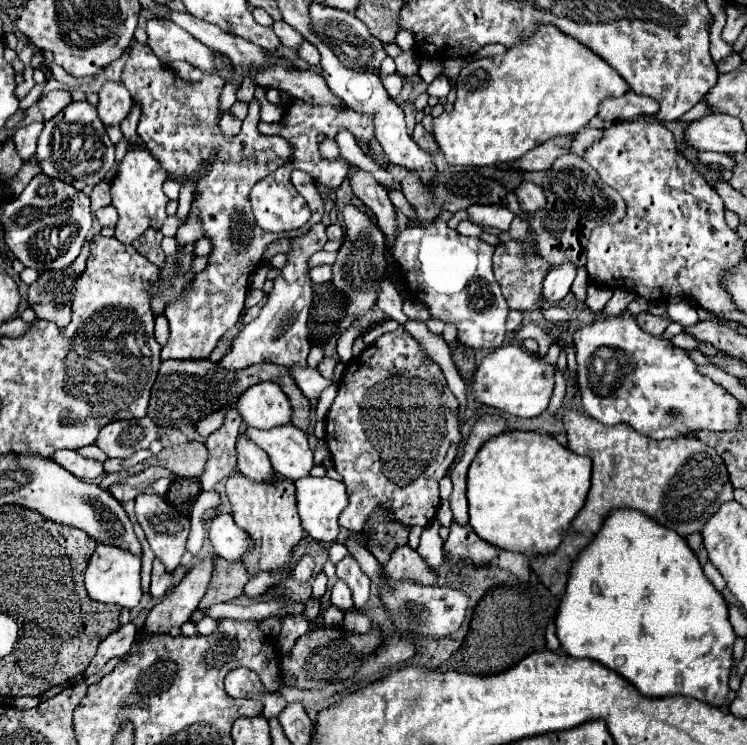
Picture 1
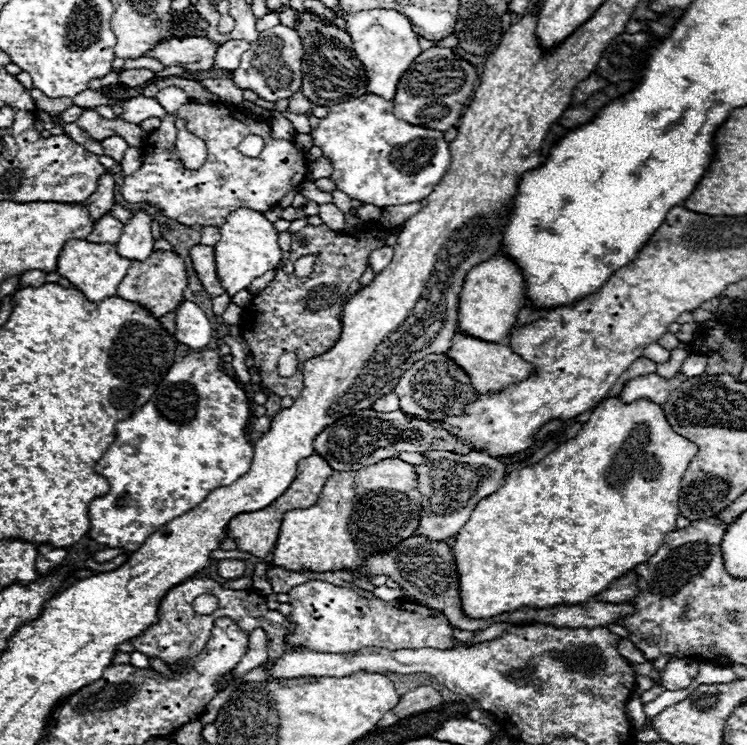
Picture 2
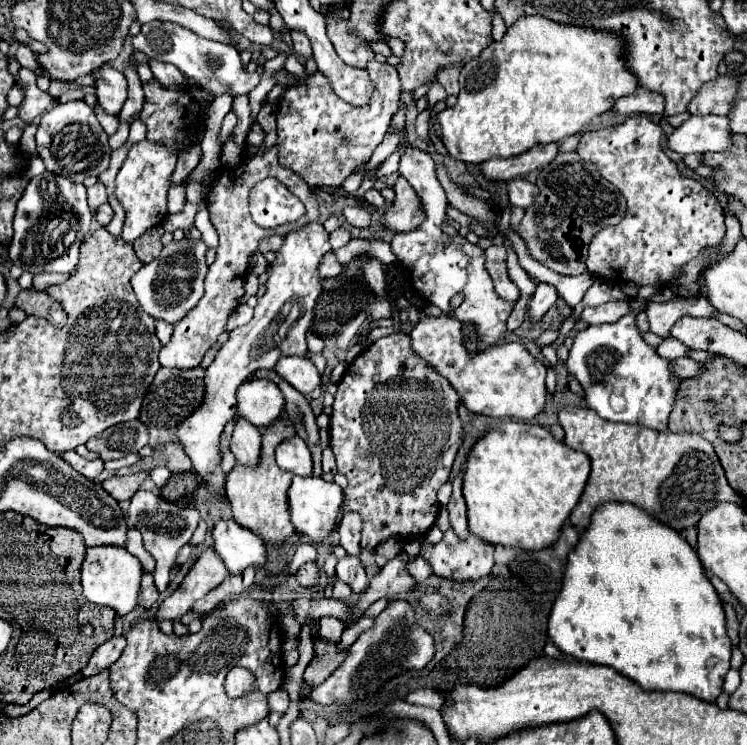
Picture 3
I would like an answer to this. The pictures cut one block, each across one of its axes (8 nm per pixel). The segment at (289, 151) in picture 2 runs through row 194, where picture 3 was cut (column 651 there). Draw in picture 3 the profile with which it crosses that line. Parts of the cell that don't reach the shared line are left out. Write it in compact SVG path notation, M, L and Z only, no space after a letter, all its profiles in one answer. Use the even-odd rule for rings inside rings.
M628 116L622 124L586 132L576 148L628 202L620 224L604 228L590 242L588 270L606 282L624 284L630 280L638 286L660 288L680 274L682 264L724 238L724 212L718 200L696 180L678 172L664 154L664 140L666 134L658 124L646 116Z

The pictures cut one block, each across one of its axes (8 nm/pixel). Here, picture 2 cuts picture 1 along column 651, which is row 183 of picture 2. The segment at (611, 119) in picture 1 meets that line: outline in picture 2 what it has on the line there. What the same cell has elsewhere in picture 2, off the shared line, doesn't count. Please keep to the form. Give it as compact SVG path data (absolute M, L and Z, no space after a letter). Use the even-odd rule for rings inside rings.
M112 172L102 174L98 188L94 194L90 194L84 202L84 206L90 210L92 218L102 218L104 214L108 214L114 208L114 188L116 188L116 178Z

